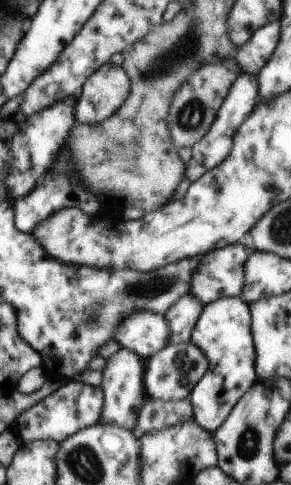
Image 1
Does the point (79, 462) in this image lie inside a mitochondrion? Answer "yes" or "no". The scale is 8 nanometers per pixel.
yes

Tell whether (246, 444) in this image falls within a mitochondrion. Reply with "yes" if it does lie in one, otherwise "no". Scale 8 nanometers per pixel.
yes

